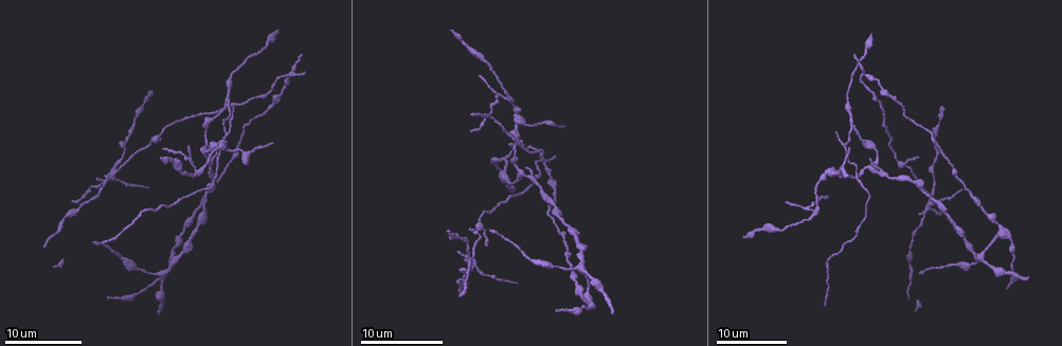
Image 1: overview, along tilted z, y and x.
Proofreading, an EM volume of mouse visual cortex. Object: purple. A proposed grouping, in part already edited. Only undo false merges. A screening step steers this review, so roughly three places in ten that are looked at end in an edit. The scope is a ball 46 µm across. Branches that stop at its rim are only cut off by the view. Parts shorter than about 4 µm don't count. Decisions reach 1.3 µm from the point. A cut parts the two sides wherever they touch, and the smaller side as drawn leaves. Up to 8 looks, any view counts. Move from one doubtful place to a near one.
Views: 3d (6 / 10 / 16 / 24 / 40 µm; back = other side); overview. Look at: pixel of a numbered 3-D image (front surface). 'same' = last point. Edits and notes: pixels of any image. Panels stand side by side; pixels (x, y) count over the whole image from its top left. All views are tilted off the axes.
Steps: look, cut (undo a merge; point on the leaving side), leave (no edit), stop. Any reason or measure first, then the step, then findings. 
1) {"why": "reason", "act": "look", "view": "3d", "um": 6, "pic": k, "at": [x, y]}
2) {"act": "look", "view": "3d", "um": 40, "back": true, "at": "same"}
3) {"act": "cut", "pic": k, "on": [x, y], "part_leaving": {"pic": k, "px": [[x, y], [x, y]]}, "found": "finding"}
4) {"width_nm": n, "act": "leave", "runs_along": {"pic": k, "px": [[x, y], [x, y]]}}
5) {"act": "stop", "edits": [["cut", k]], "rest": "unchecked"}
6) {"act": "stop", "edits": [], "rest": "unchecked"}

{"why": "arms part here", "act": "look", "view": "3d", "um": 24, "pic": 1, "at": [505, 96]}

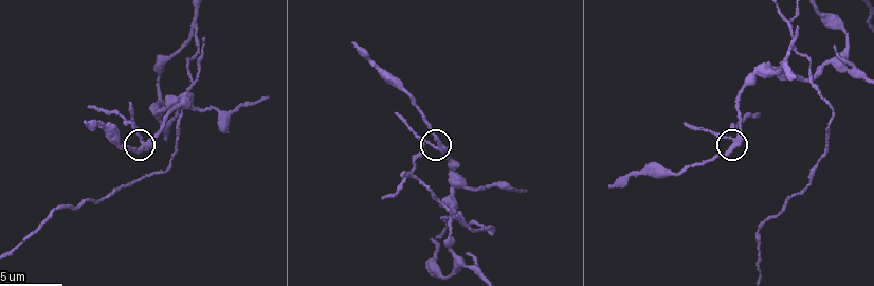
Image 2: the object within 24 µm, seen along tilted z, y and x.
{"why": "closer look", "act": "look", "view": "3d", "um": 10, "pic": 2, "at": [143, 142]}

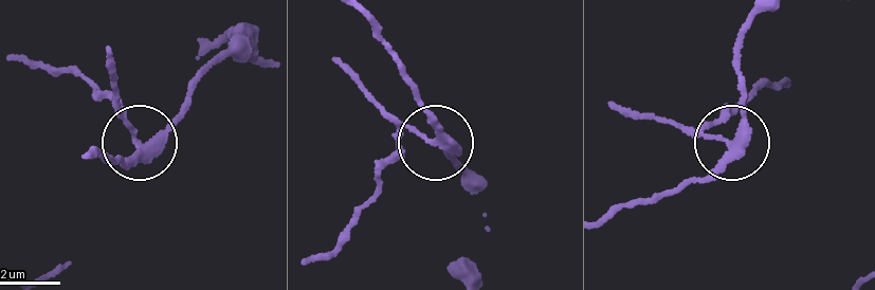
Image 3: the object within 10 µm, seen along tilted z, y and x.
{"why": "zoom in", "act": "look", "view": "3d", "um": 6, "pic": 3, "at": [136, 147]}

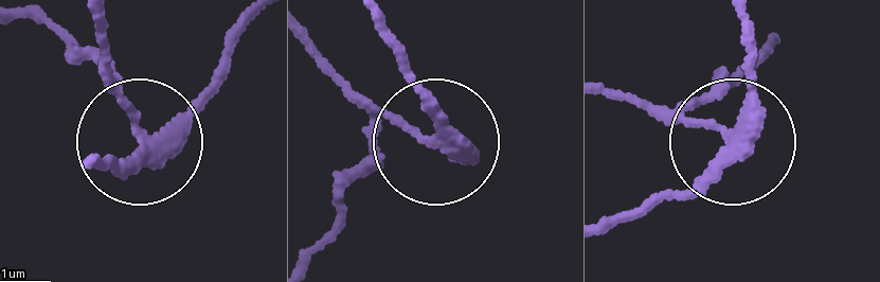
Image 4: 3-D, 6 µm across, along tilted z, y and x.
{"side_arm_um": 7, "act": "leave", "runs_along": {"pic": 4, "px": [[262, 15], [220, 72], [153, 128], [132, 123], [93, 53]]}, "found": "one cell here"}

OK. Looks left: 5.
{"act": "look", "view": "3d", "um": 24, "pic": 1, "at": [1000, 235]}

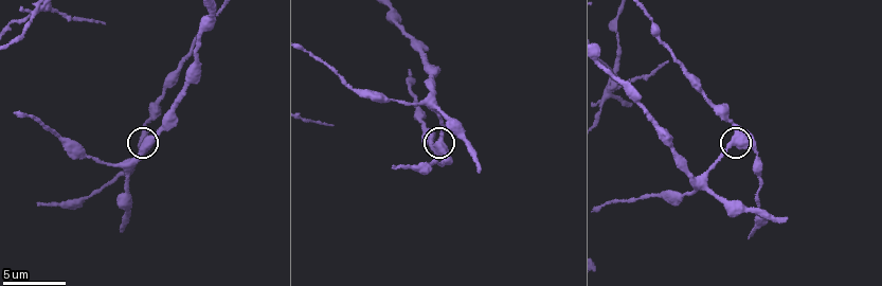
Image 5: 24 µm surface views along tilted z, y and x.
{"why": "closer look", "act": "look", "view": "3d", "um": 10, "pic": 5, "at": [735, 144]}

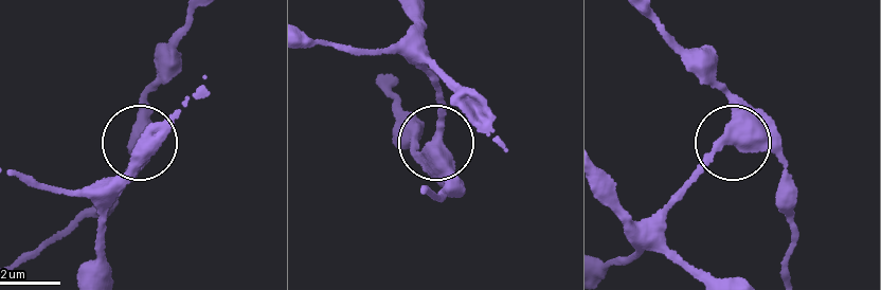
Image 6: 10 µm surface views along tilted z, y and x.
{"act": "look", "view": "3d", "um": 6, "pic": 6, "at": [734, 140]}

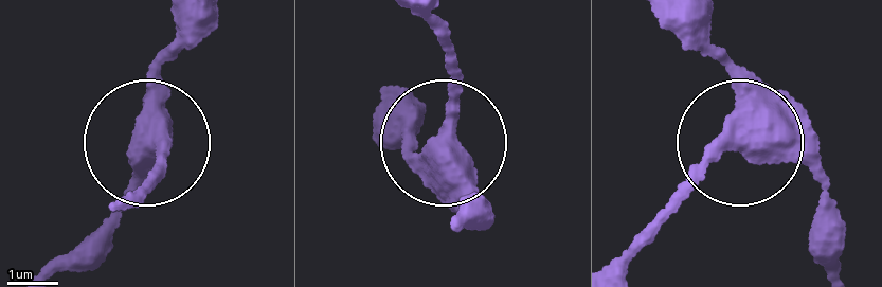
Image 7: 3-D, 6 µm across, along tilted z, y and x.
{"act": "cut", "pic": 7, "on": [828, 185], "part_leaving": {"pic": 7, "px": [[790, 110], [659, 20]]}, "found": "two cells meet here"}

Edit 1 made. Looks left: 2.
{"why": "a fork", "act": "look", "view": "3d", "um": 16, "pic": 5, "at": [425, 100]}

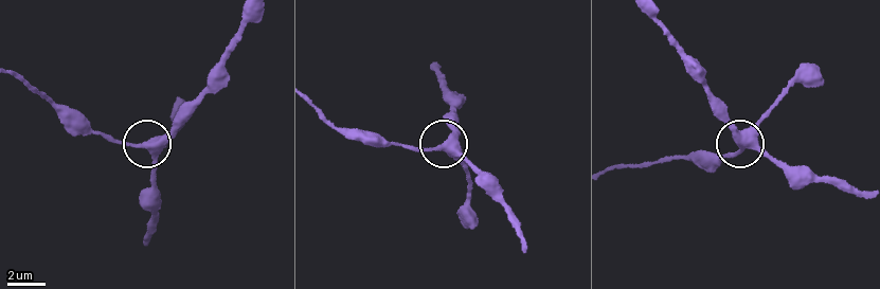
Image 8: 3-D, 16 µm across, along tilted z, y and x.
{"width_nm": 380, "act": "leave", "found": "all the same cell"}

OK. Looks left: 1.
{"why": "three arms meet", "act": "look", "view": "3d", "um": 10, "pic": 2, "at": [835, 58]}

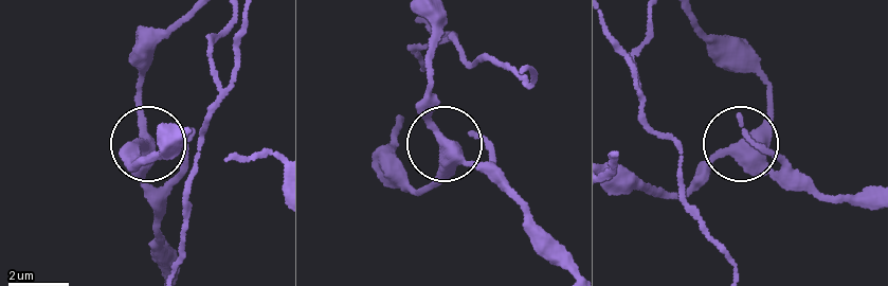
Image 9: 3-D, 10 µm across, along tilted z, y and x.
{"side_arm_um": 27, "act": "leave", "runs_along": {"pic": 9, "px": [[869, 202], [822, 196], [742, 143], [688, 188]]}, "found": "continuous, no second cell"}

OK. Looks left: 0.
{"act": "stop", "edits": [["cut", 7]], "rest": "unchecked"}

